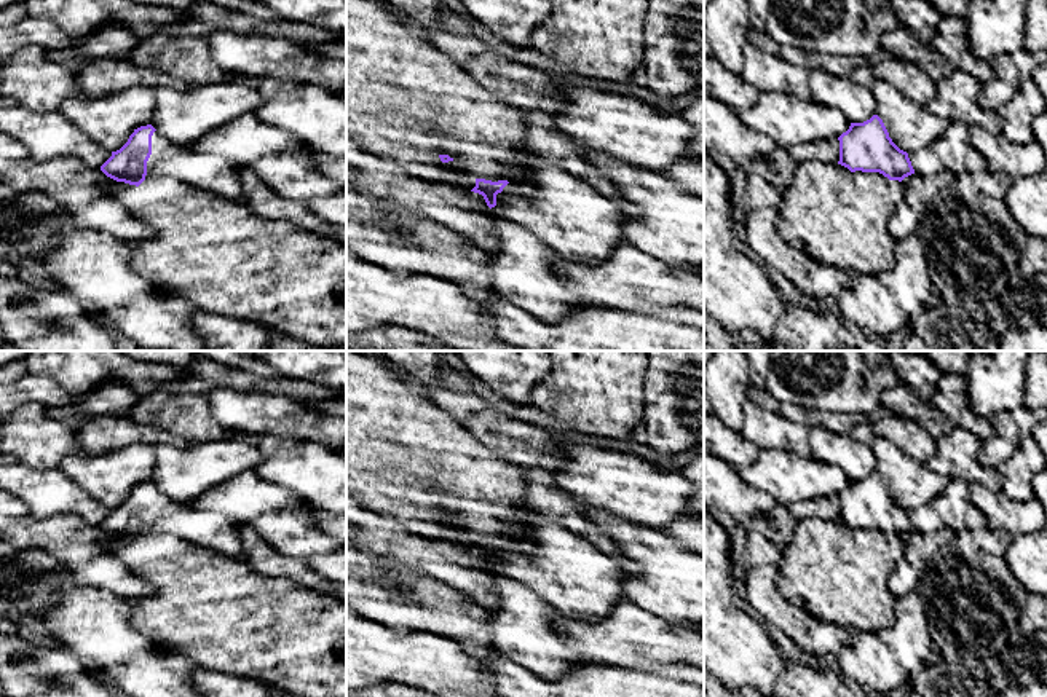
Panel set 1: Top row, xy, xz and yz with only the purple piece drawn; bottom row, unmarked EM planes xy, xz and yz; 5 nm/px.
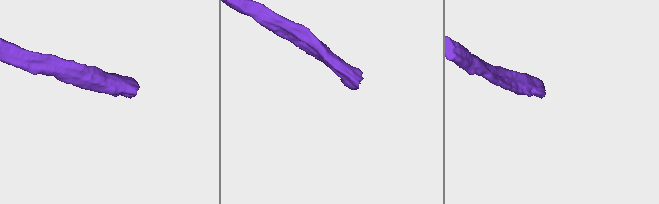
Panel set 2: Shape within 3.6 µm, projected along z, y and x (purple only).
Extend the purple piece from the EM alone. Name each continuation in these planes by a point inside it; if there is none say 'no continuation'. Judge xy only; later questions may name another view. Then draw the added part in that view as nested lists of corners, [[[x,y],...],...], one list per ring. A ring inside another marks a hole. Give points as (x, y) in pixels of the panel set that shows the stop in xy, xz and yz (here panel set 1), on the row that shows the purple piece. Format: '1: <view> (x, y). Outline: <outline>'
1: xy (219, 176). Outline: [[[155,131],[152,136],[152,155],[147,161],[147,175],[139,187],[142,187],[148,180],[169,177],[192,185],[196,190],[209,191],[212,195],[225,196],[228,199],[241,199],[244,196],[239,179],[241,171],[243,166],[230,158],[211,158],[193,153],[188,147],[177,145]]]

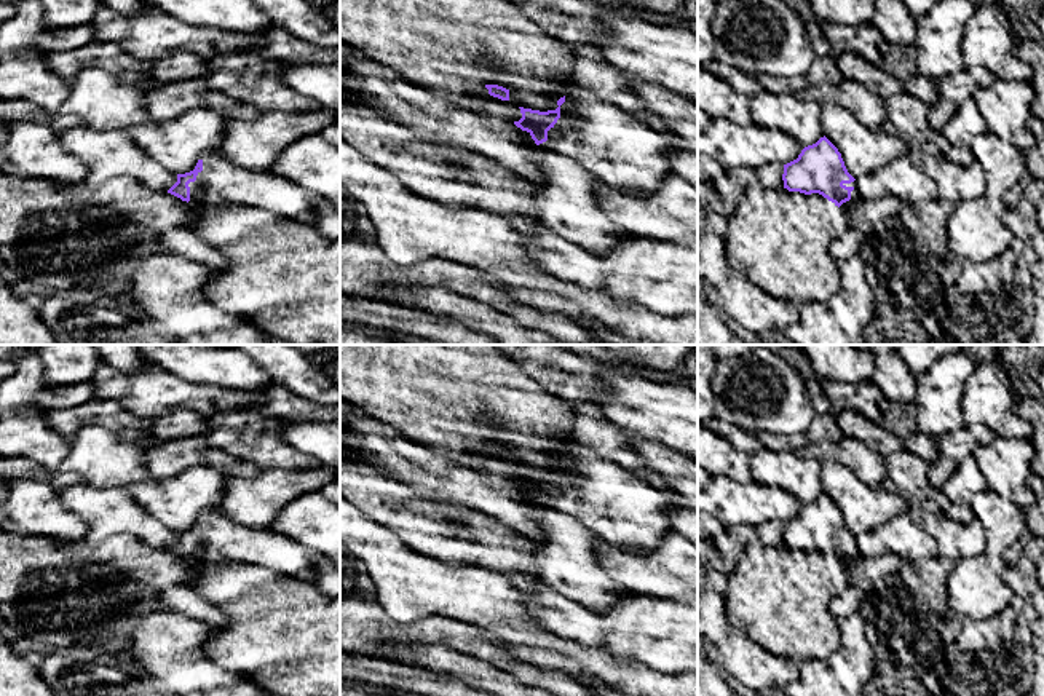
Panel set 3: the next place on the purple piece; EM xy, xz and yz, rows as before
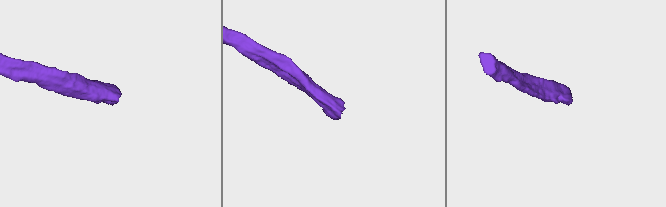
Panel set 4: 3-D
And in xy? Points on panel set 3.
1: xy (221, 182). Outline: [[[220,153],[203,158],[203,171],[188,184],[193,208],[244,204],[270,211],[300,223],[314,223],[316,196],[306,188],[271,171],[236,166]]]

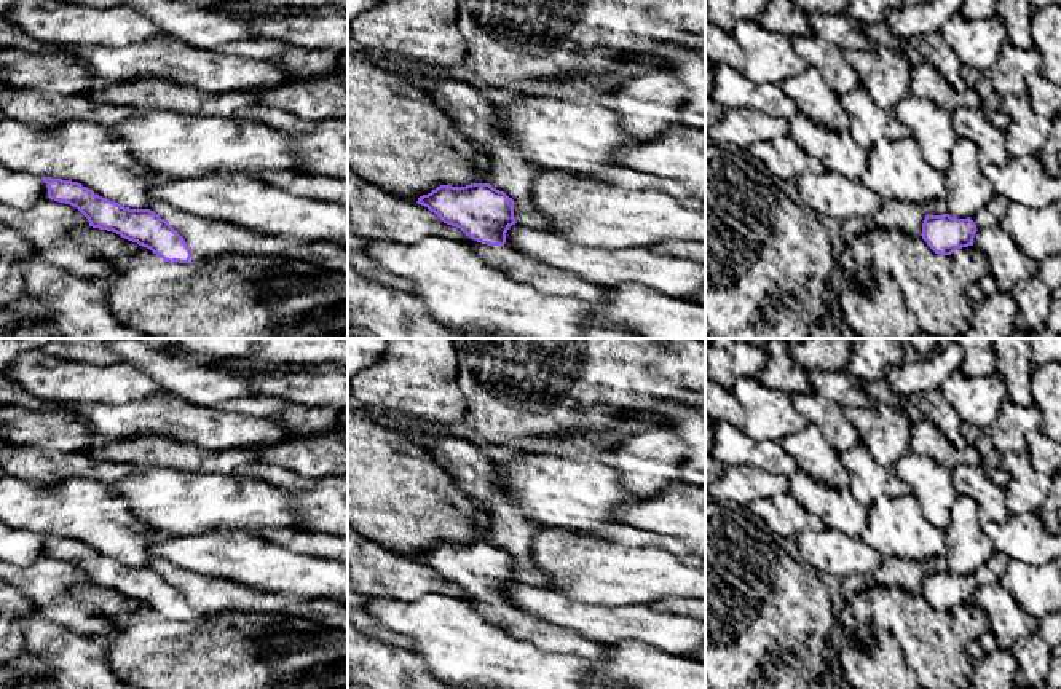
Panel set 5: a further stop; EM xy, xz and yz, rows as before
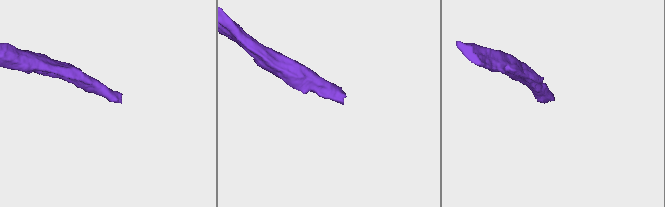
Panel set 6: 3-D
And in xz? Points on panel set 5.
1: xz (546, 279). Outline: [[[466,236],[466,244],[479,254],[490,266],[506,276],[525,282],[541,293],[568,295],[576,300],[598,303],[605,298],[605,289],[574,273],[549,266],[542,262],[525,257],[509,244],[488,246]]]

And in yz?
1: yz (988, 216). Outline: [[[996,193],[994,198],[978,212],[975,212],[970,219],[976,225],[976,230],[997,226],[1008,206],[1010,201],[1005,196]]]

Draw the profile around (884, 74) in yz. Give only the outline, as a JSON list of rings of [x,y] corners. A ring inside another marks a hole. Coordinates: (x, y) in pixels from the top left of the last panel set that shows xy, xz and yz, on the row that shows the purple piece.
[[[884,48],[842,51],[862,88],[884,110],[892,110],[909,94],[911,65],[905,56]]]

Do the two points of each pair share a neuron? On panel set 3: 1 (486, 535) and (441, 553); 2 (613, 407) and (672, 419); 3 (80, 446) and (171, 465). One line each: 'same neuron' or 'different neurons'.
1: same neuron
2: same neuron
3: different neurons

